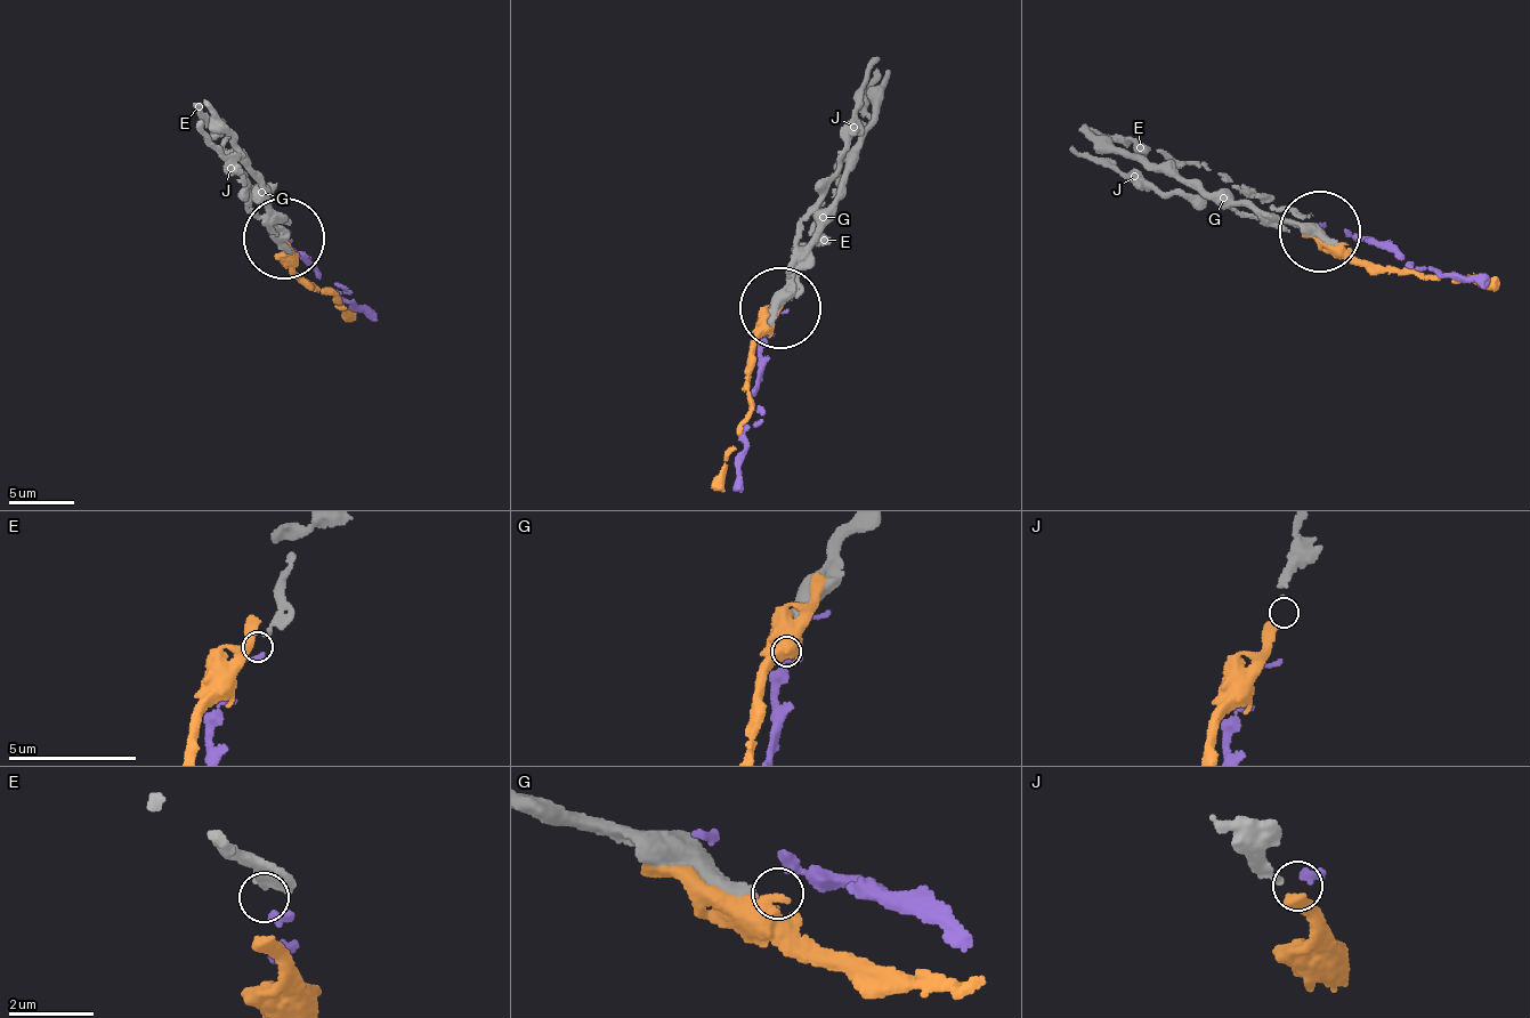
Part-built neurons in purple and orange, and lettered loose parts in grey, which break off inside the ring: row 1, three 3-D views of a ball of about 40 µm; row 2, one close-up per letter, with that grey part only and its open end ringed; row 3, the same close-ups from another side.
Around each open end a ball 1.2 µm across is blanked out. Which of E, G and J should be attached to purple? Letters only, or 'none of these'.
E

